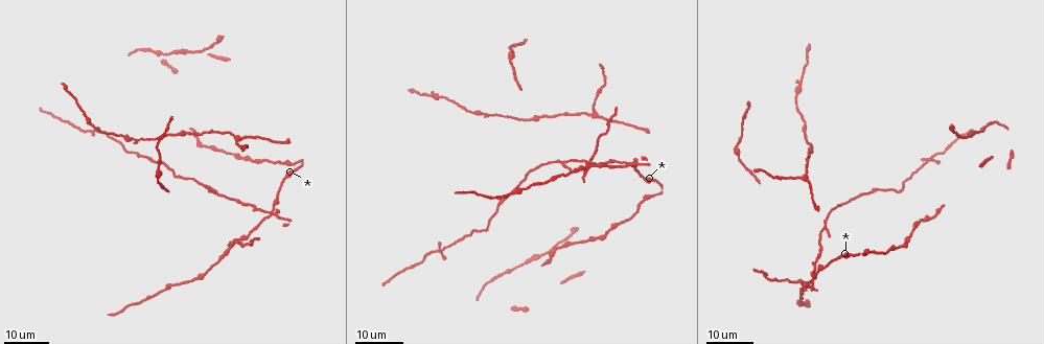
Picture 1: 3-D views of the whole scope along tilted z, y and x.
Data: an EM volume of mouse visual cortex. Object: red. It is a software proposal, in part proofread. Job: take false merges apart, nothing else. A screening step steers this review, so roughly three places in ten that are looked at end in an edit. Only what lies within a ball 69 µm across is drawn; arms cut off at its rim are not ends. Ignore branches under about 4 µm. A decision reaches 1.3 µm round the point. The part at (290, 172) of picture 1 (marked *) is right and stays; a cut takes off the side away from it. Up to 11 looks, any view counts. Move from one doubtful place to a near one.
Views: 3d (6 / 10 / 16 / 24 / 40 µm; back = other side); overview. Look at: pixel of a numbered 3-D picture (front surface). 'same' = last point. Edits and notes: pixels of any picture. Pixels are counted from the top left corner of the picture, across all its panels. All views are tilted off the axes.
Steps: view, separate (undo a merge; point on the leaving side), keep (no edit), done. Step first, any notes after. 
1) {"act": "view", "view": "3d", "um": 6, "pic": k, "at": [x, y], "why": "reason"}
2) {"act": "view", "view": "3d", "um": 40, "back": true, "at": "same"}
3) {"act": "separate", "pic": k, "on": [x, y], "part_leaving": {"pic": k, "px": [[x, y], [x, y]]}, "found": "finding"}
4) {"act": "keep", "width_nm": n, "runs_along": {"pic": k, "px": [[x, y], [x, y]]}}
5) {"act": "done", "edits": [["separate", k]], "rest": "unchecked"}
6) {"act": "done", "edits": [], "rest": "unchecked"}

{"act": "view", "view": "3d", "um": 24, "pic": 1, "at": [802, 175]}

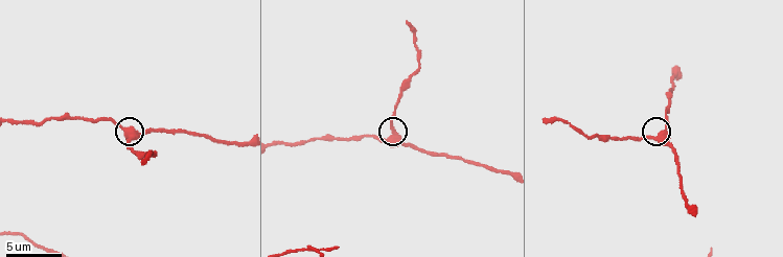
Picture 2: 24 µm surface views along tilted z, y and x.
{"act": "view", "view": "3d", "um": 10, "pic": 2, "at": [393, 136]}

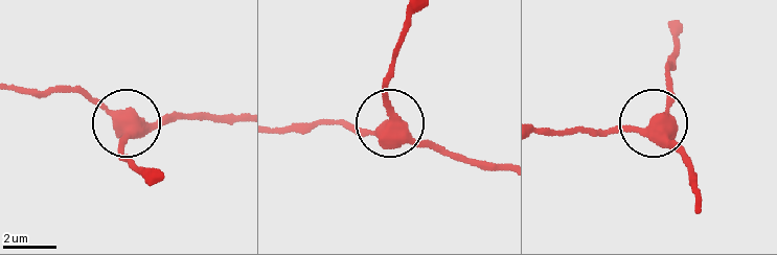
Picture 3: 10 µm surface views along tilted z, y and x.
{"act": "keep", "found": "all the same neuron"}

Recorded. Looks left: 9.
{"act": "view", "view": "3d", "um": 24, "pic": 1, "at": [269, 211], "why": "four arms meet"}

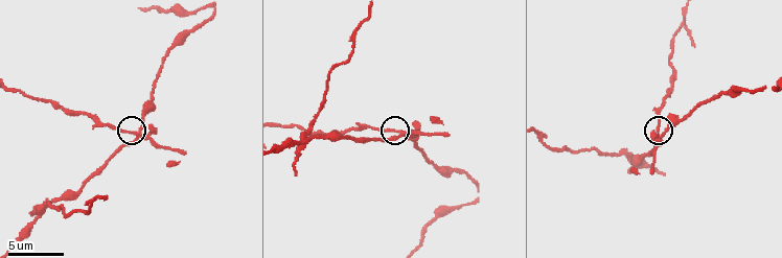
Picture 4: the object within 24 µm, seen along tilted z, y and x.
{"act": "view", "view": "3d", "um": 6, "pic": 4, "at": [135, 134]}

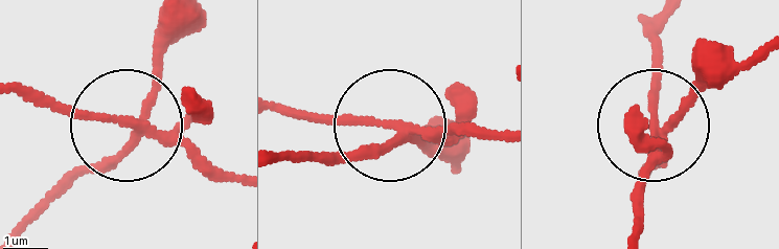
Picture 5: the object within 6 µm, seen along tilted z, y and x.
{"act": "separate", "pic": 5, "on": [199, 162], "side_arm_um": 50, "part_leaving": {"pic": 5, "px": [[136, 128], [16, 93]]}, "found": "two neurons meet here"}

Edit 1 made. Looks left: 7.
{"act": "view", "view": "3d", "um": 10, "pic": 4, "at": [302, 133], "why": "a fork"}

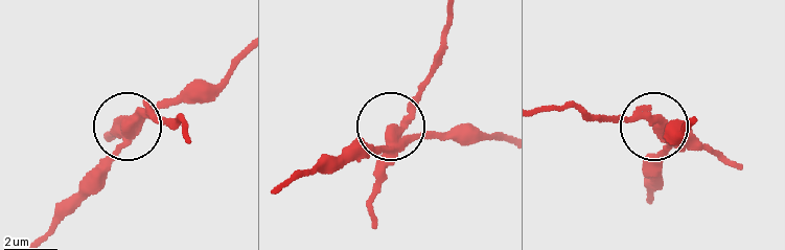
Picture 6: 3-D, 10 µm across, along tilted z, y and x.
{"act": "separate", "pic": 6, "on": [379, 180], "width_nm": 350, "part_leaving": {"pic": 6, "px": [[398, 143], [446, 15]]}, "found": "a second neuron is stuck on"}

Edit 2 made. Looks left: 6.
{"act": "view", "view": "3d", "um": 16, "pic": 1, "at": [805, 133], "why": "three arms meet"}

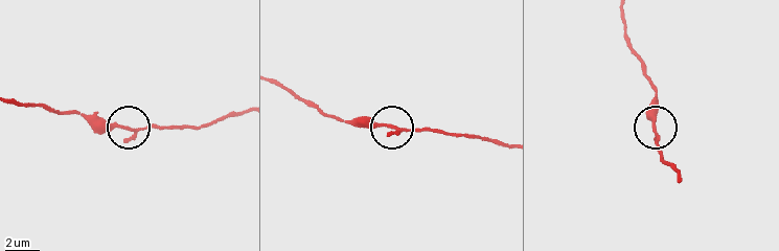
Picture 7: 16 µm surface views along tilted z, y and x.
{"act": "view", "view": "3d", "um": 6, "pic": 7, "at": [654, 126]}

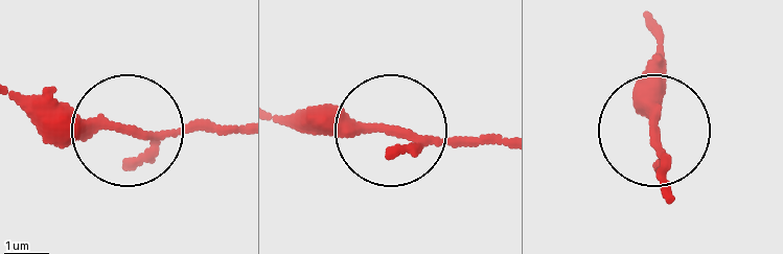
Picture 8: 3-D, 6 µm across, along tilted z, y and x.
{"act": "view", "view": "3d", "um": 6, "back": true, "pic": 8, "at": [393, 129], "why": "other side"}

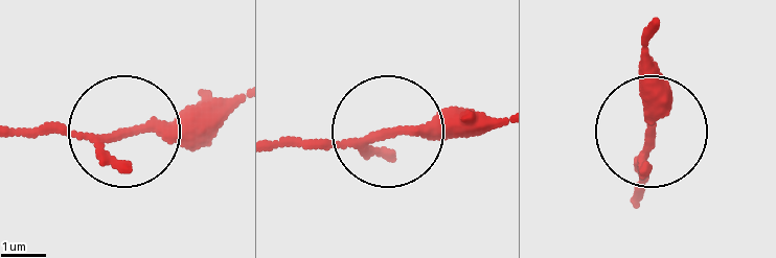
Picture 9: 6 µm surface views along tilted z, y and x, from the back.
{"act": "keep", "arms": 3, "found": "one neuron here"}

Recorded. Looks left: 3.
{"act": "view", "view": "3d", "um": 16, "pic": 1, "at": [895, 249], "why": "calibre changes"}

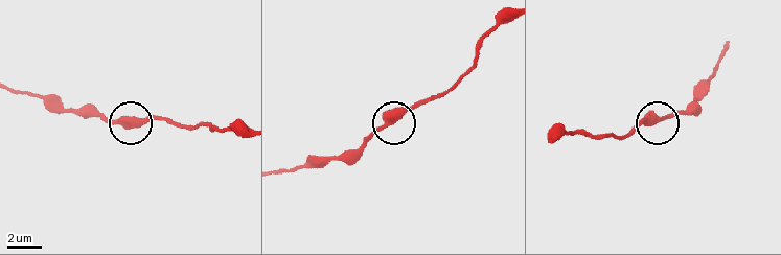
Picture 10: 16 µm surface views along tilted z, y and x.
{"act": "view", "view": "3d", "um": 10, "pic": 10, "at": [121, 122]}

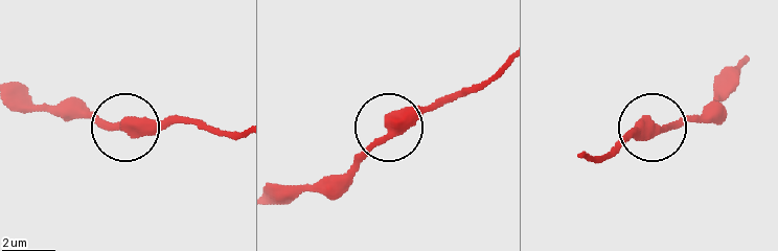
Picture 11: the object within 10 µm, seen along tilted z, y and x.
{"act": "keep", "runs_along": {"pic": 11, "px": [[585, 154], [602, 156], [637, 121], [678, 122], [716, 107]]}, "found": "all the same neuron"}

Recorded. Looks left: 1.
{"act": "done", "edits": [["separate", 5], ["separate", 6]], "rest": "unchecked"}

